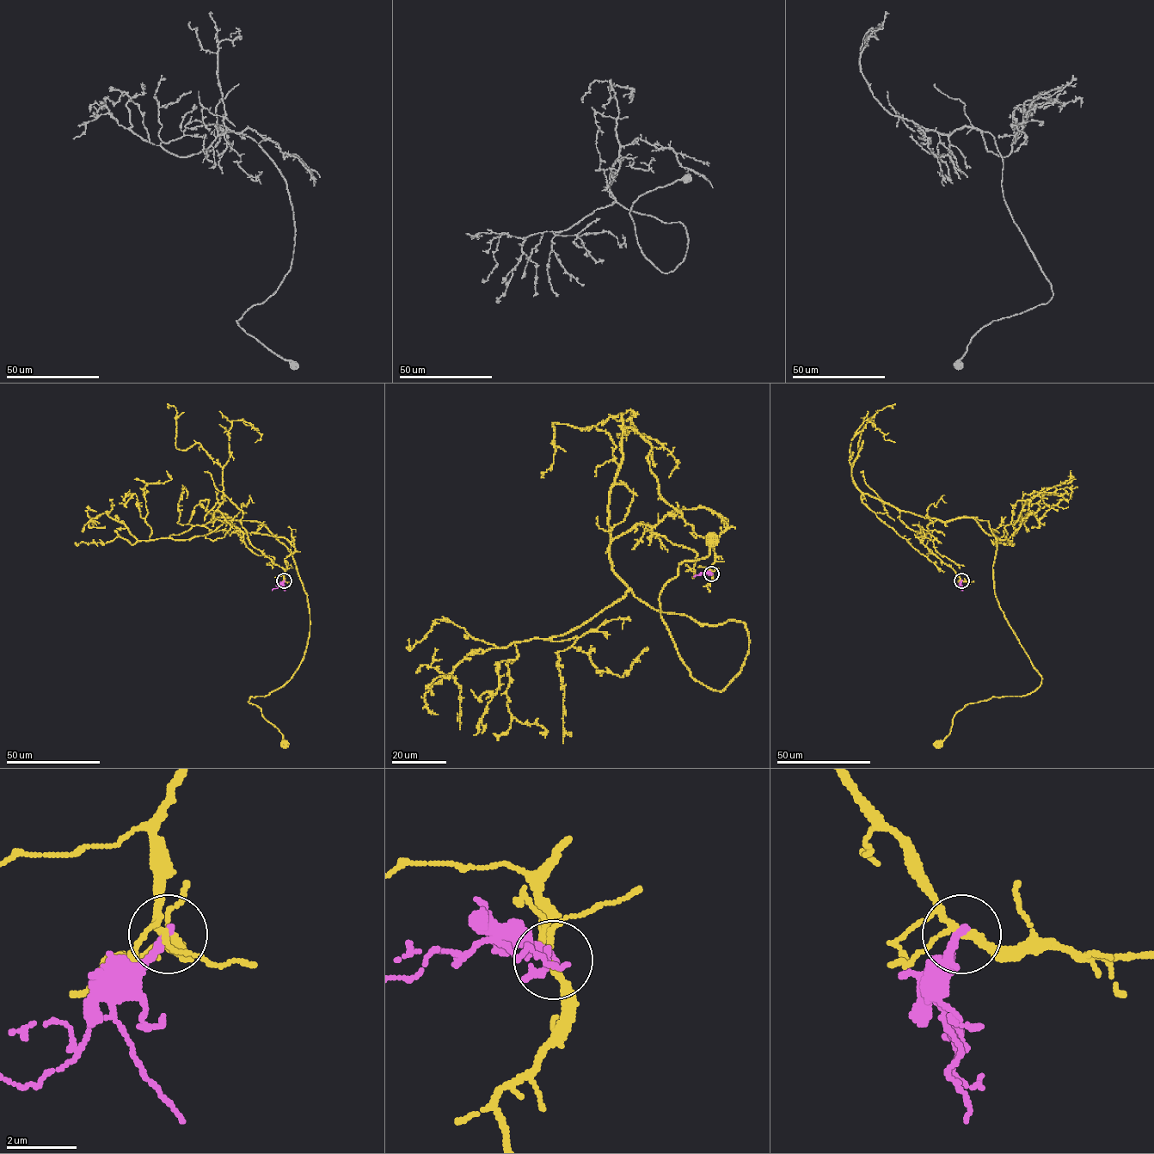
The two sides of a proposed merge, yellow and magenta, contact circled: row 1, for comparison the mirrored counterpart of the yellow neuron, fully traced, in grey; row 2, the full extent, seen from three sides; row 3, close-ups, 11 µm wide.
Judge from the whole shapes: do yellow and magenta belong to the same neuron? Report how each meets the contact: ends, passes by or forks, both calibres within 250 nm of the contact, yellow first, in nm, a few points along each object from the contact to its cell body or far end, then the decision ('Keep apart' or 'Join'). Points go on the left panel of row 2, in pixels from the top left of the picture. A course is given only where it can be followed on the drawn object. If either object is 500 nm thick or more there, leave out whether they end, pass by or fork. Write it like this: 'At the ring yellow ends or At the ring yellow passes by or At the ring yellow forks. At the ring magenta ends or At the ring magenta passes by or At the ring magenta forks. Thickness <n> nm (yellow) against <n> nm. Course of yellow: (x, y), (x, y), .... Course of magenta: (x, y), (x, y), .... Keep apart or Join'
At the ring yellow forks. At the ring magenta ends. Thickness 180 nm (yellow) against 240 nm. Course of yellow: (284, 580), (290, 542), (216, 518), (260, 522), (291, 555), (306, 595), (299, 666), (248, 702), (284, 743). Course of magenta: (284, 580), (272, 591). Keep apart

